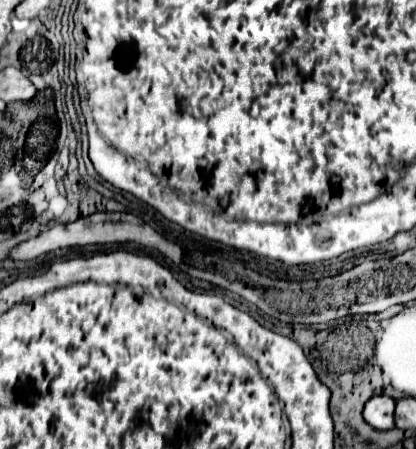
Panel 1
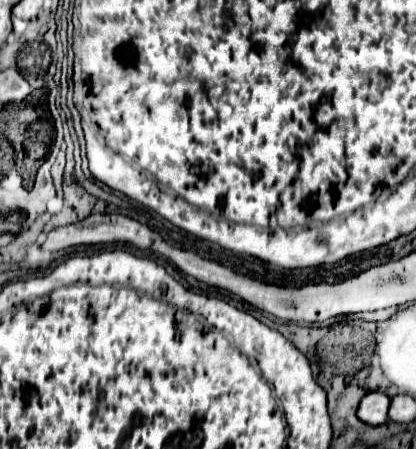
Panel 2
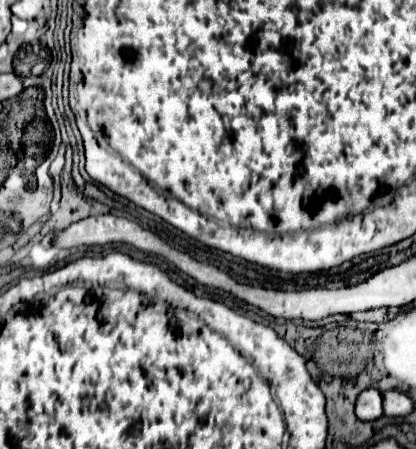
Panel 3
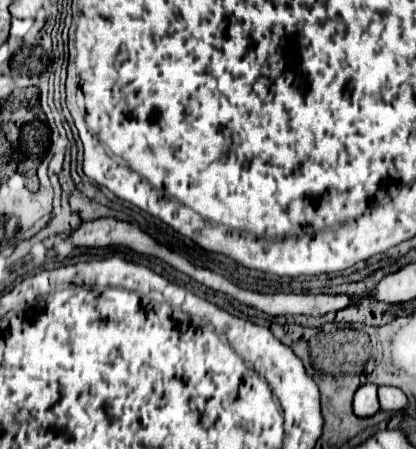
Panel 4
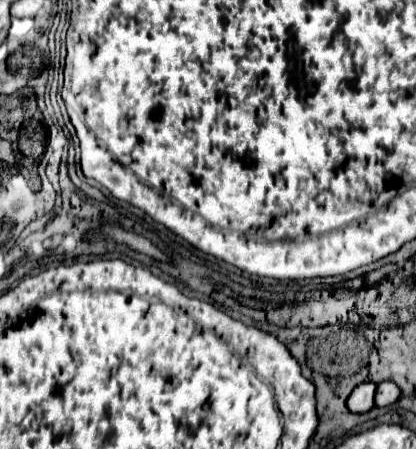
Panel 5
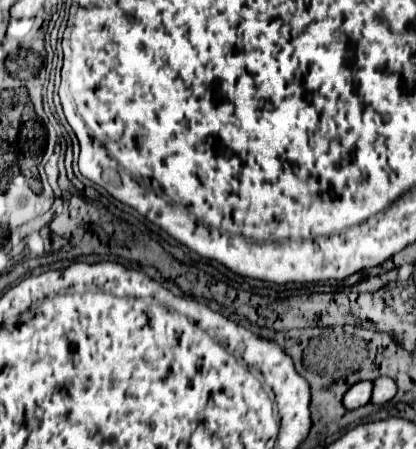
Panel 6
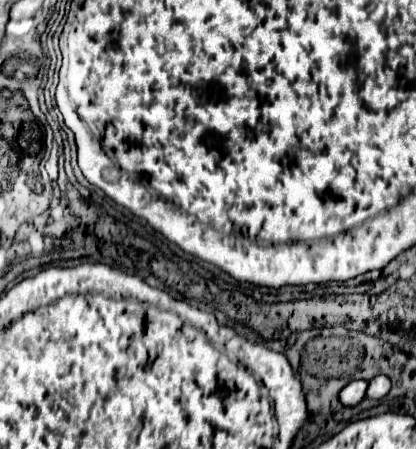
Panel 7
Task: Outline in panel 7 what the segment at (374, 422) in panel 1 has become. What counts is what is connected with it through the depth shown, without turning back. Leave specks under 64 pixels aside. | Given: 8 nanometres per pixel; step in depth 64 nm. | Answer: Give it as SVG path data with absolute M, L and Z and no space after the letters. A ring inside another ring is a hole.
M352 380L340 390L340 402L344 406L356 406L366 396L368 382L366 380Z

